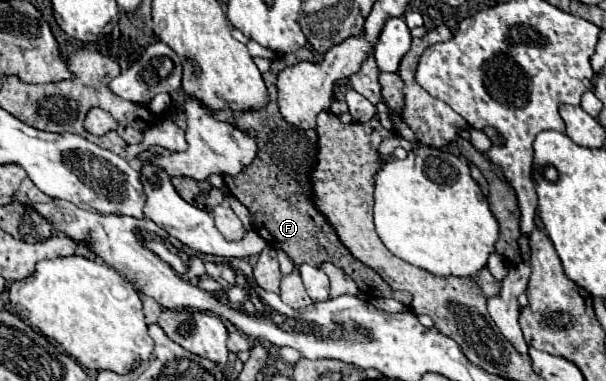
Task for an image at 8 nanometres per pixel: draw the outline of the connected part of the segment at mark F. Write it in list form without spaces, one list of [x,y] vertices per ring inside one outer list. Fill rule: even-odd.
[[[280,58],[274,60],[270,70],[264,72],[264,80],[268,84],[268,106],[260,110],[250,110],[250,112],[230,112],[218,110],[216,118],[222,122],[236,124],[240,130],[244,130],[248,136],[252,136],[258,142],[258,156],[250,166],[246,166],[236,178],[226,176],[224,182],[228,190],[250,210],[252,220],[256,230],[264,228],[268,234],[260,234],[272,248],[284,250],[294,264],[308,262],[312,266],[318,266],[320,262],[328,260],[342,268],[350,278],[358,284],[358,288],[368,296],[368,298],[394,298],[396,292],[366,264],[356,260],[338,240],[334,228],[326,222],[322,214],[316,212],[312,200],[310,200],[310,182],[308,182],[308,172],[316,164],[316,132],[314,130],[298,130],[288,126],[276,104],[276,78],[278,72],[286,66],[292,64],[294,60]]]

